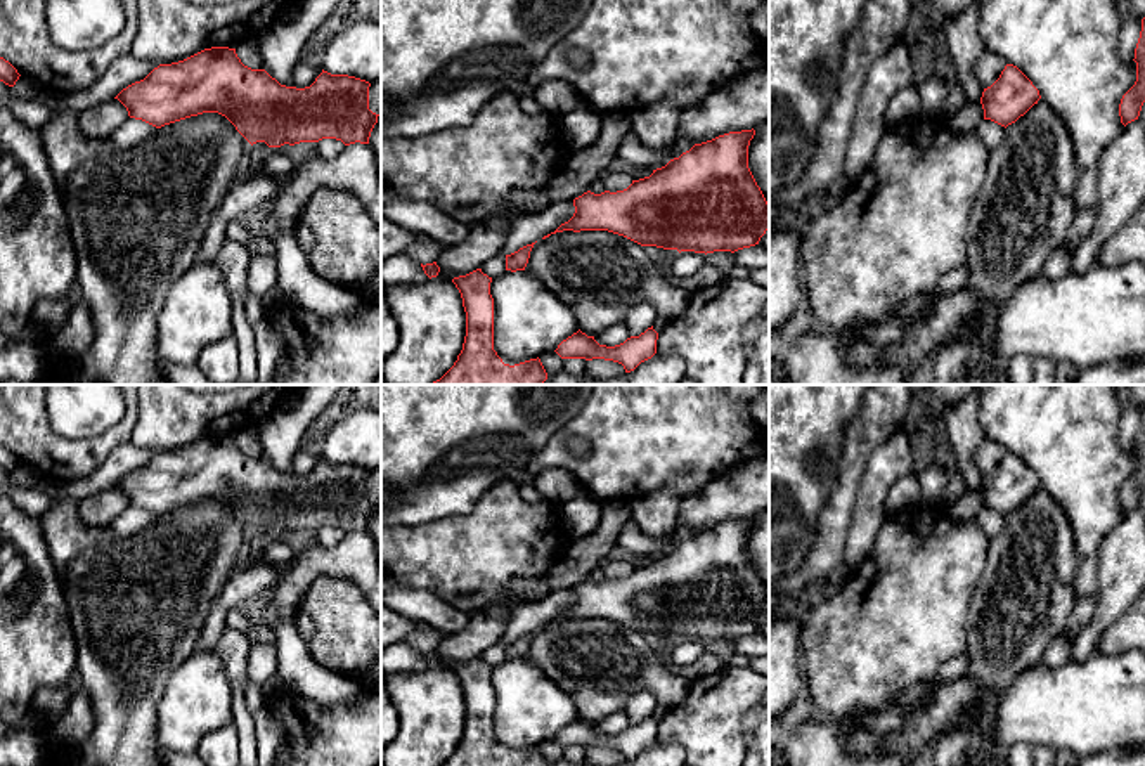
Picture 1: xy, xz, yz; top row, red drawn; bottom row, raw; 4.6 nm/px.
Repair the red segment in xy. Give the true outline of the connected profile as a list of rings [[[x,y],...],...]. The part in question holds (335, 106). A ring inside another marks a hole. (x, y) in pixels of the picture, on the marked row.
[[[211,47],[184,61],[159,64],[144,80],[123,88],[118,99],[130,118],[142,120],[156,128],[197,116],[218,113],[253,146],[265,142],[268,147],[300,142],[336,139],[345,146],[369,144],[378,123],[369,109],[371,83],[348,75],[331,75],[322,69],[310,87],[296,88],[281,85],[265,69],[251,69],[241,62],[236,49]]]

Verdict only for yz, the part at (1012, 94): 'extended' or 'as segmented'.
as segmented

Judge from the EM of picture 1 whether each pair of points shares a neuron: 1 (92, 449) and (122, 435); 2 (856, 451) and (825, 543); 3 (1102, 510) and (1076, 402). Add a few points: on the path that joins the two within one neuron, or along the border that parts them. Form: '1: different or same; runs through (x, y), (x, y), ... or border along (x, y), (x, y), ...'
1: same; runs through (99, 447), (115, 435)
2: same; runs through (849, 473), (835, 520)
3: same; runs through (1086, 484), (1083, 428)

